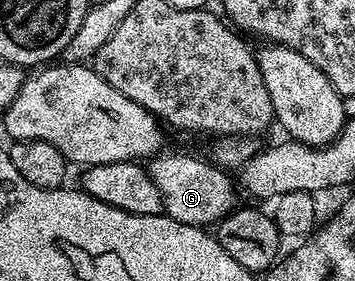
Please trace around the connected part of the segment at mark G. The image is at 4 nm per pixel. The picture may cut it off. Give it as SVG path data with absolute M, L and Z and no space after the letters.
M170 150L150 157L149 171L153 182L157 182L157 190L161 190L164 213L172 216L177 222L215 226L237 207L236 181L232 177L231 181L227 177L230 175L220 165L210 159L207 160L202 160L199 156L186 156L183 152L170 152Z

